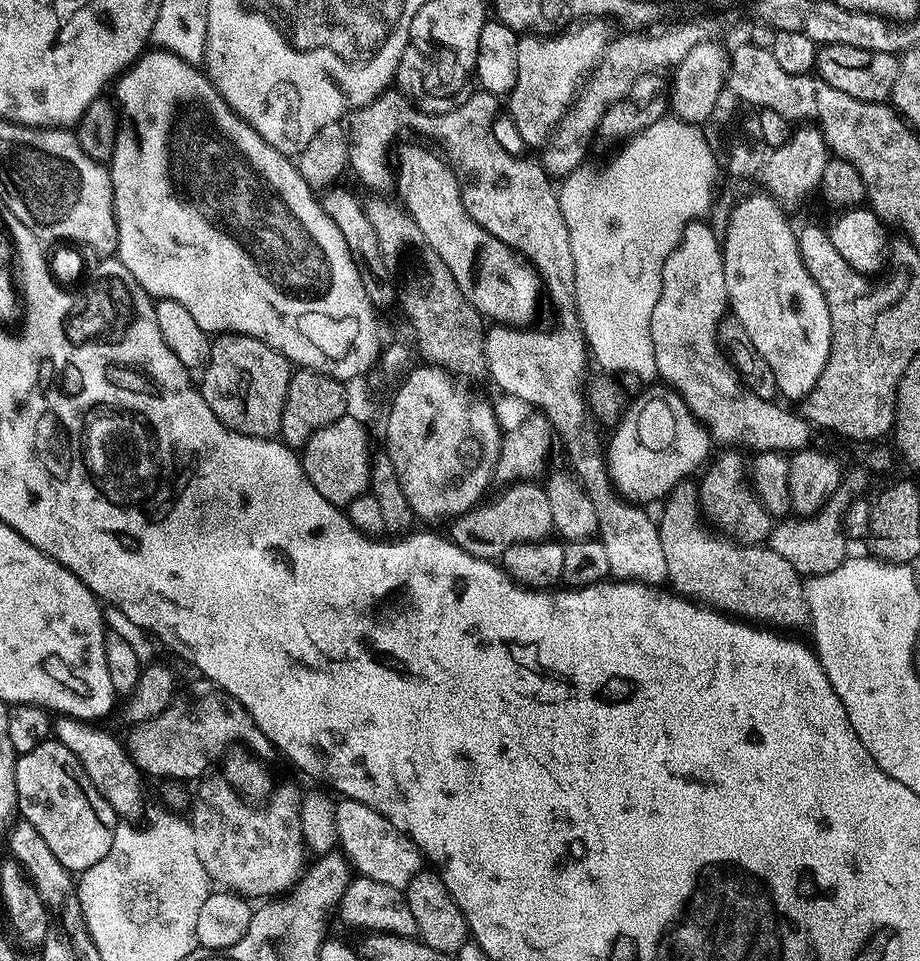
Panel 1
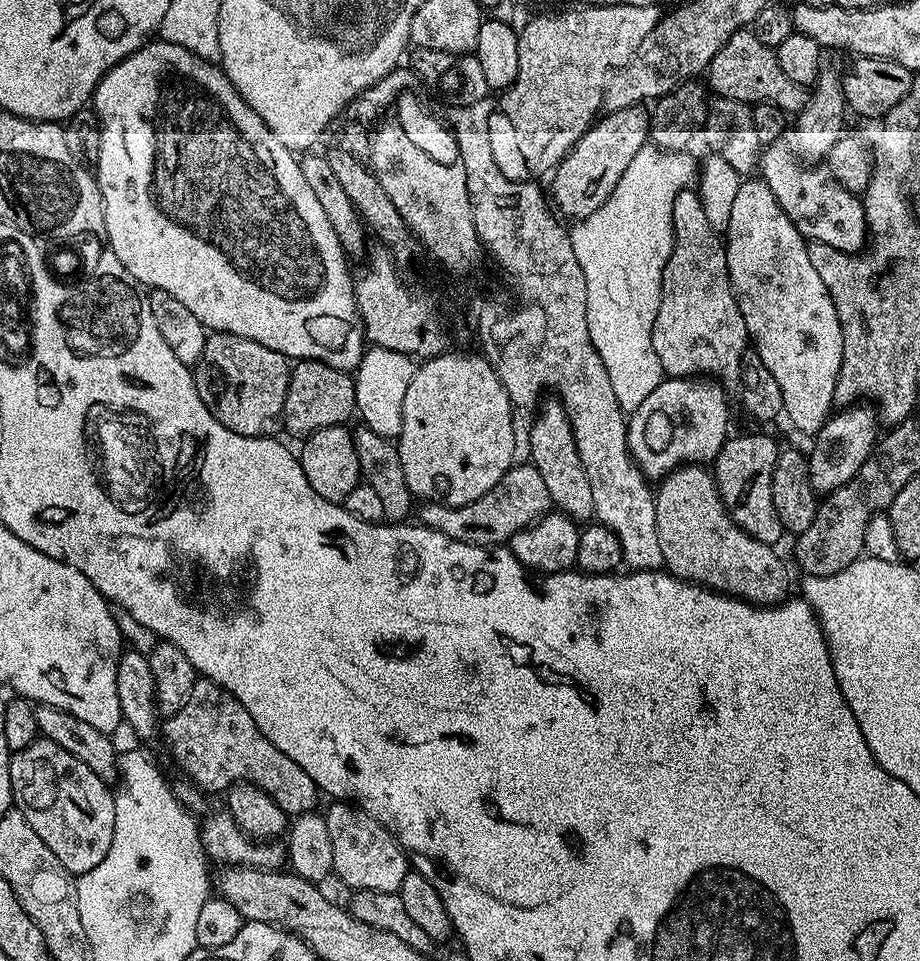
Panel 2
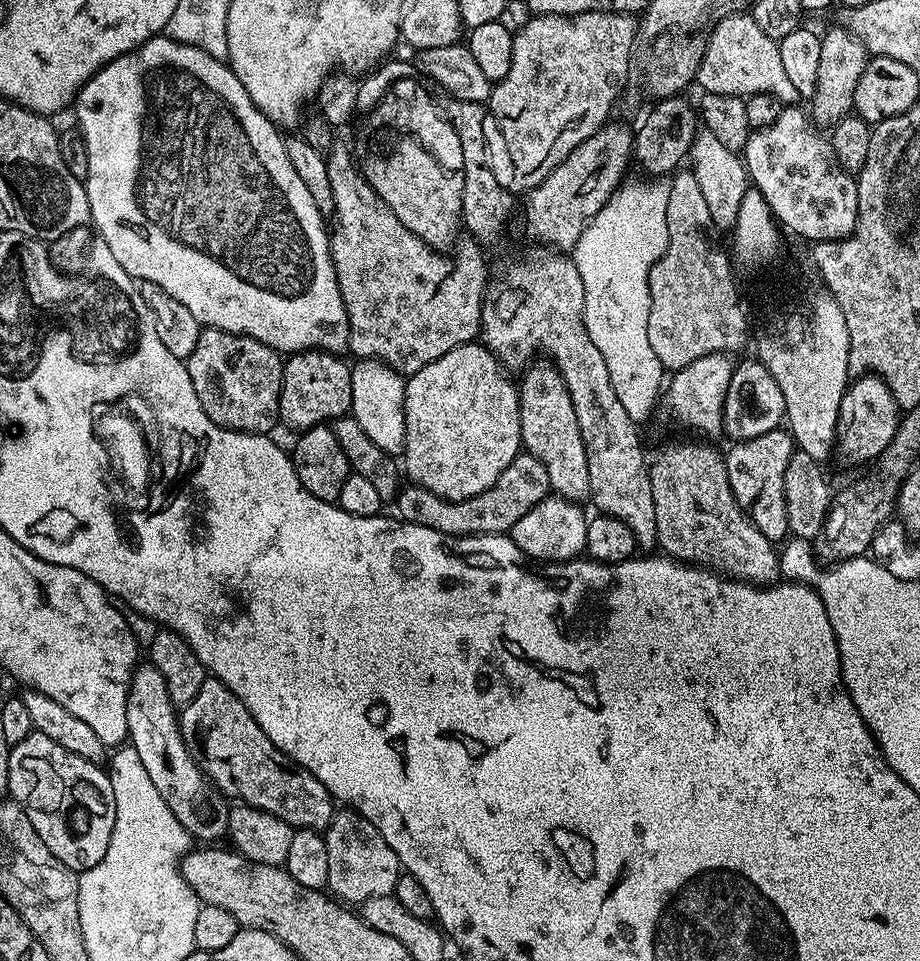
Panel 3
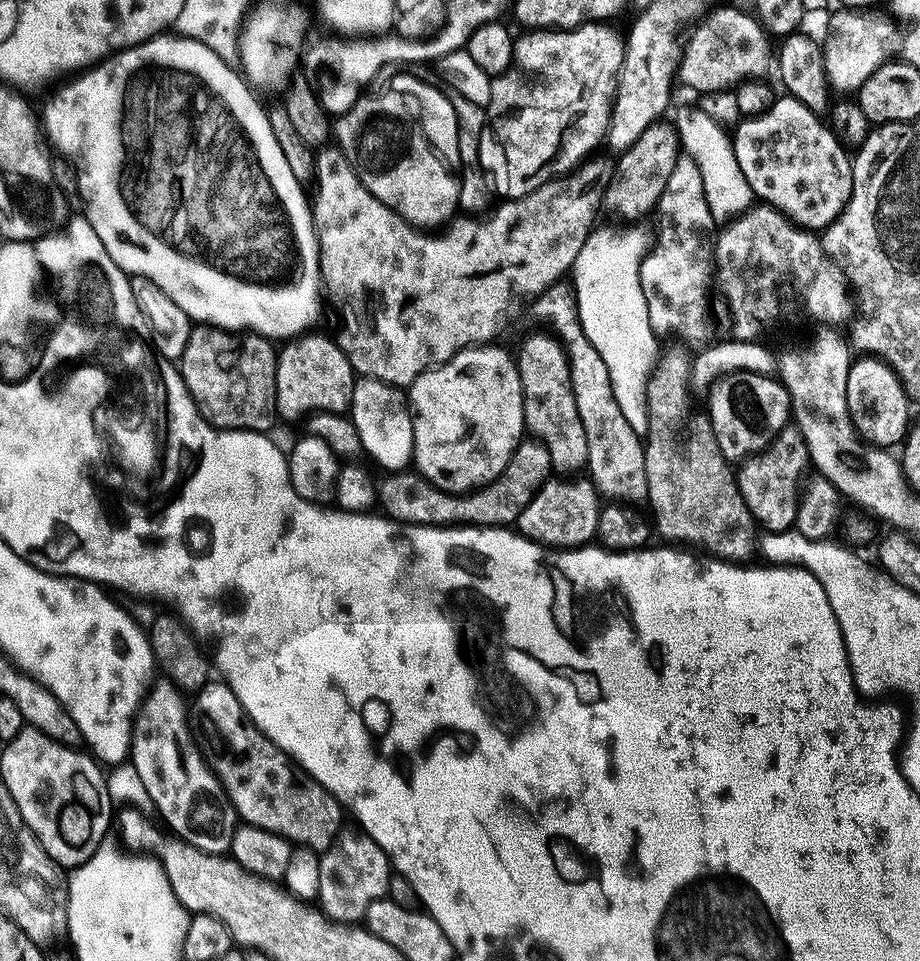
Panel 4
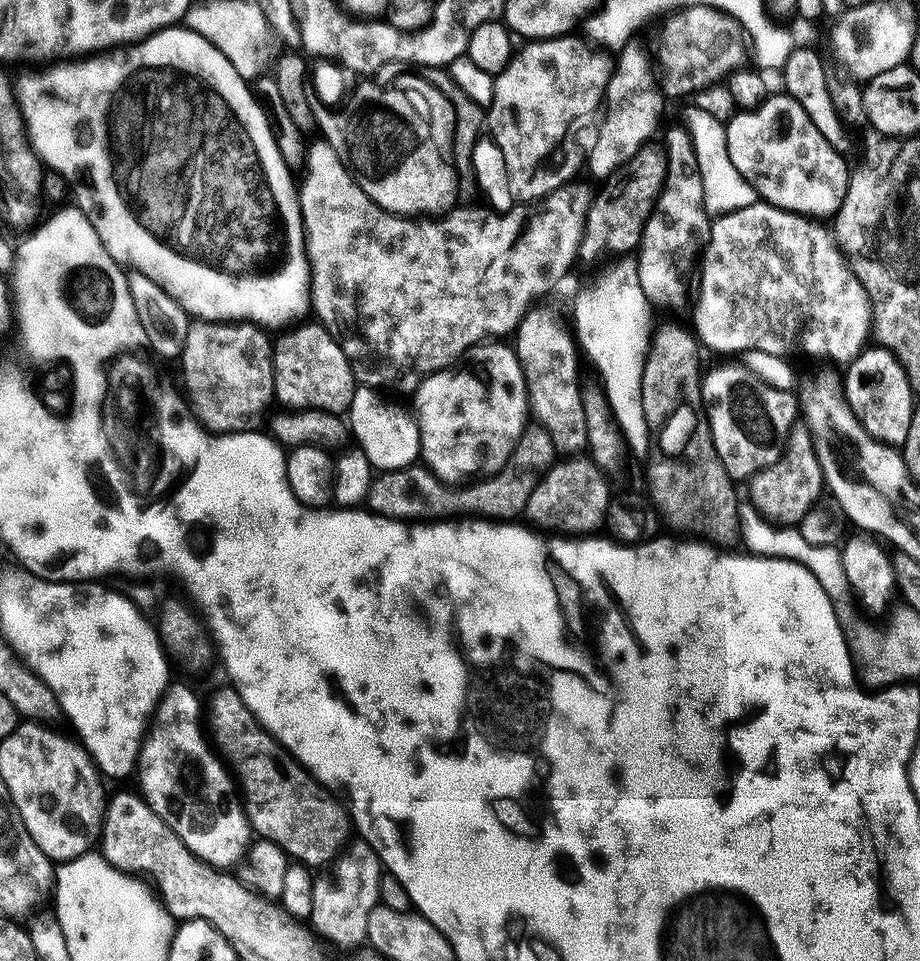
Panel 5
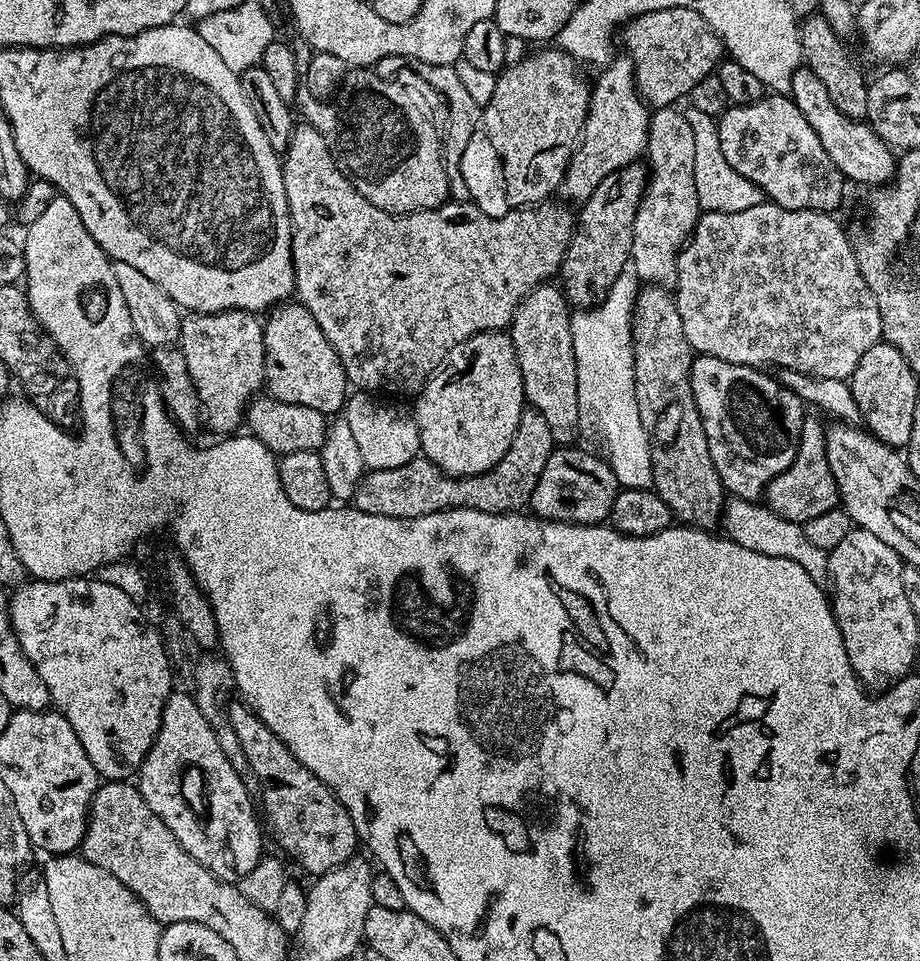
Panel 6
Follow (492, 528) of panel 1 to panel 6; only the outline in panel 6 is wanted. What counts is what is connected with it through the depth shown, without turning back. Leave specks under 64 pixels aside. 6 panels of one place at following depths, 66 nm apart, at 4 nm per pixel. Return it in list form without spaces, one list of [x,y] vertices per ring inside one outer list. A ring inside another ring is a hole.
[[[528,406],[520,416],[520,425],[506,454],[488,472],[457,478],[426,458],[417,458],[393,468],[374,468],[365,471],[361,478],[354,507],[358,512],[399,520],[448,512],[451,508],[469,508],[495,516],[516,514],[531,505],[534,486],[538,486],[553,450],[552,431],[546,424],[546,418],[542,418],[536,408]]]

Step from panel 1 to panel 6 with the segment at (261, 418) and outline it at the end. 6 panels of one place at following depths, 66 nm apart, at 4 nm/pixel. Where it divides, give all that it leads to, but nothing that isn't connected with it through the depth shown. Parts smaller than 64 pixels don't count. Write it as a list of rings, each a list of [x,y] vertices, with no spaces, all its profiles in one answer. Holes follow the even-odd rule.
[[[239,310],[188,314],[180,322],[178,348],[183,352],[186,368],[200,399],[203,419],[220,434],[232,434],[245,423],[249,404],[261,395],[264,378],[264,324],[259,315]]]

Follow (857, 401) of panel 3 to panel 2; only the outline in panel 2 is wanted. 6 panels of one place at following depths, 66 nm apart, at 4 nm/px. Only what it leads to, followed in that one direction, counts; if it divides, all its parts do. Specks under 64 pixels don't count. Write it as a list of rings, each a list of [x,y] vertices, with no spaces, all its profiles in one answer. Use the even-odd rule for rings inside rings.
[[[857,402],[851,406],[841,407],[839,411],[829,415],[819,432],[815,433],[816,445],[813,446],[812,452],[807,453],[808,477],[817,494],[832,492],[838,486],[854,479],[862,470],[862,462],[866,462],[878,439],[878,412],[875,407]]]

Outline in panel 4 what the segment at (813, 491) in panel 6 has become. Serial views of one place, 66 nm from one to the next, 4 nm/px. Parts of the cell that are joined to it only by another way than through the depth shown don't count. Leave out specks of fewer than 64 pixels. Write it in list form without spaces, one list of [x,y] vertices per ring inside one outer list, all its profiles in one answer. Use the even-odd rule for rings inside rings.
[[[789,426],[782,429],[764,451],[749,456],[739,465],[736,481],[740,493],[753,520],[765,533],[787,532],[795,525],[798,489],[805,475],[804,467],[807,469],[809,464],[808,447],[802,434],[796,427]]]

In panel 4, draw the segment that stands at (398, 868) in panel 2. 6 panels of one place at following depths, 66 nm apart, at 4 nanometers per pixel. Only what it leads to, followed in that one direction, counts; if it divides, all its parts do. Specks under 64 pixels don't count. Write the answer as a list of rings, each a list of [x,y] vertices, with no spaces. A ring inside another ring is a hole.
[[[363,830],[355,831],[341,831],[328,851],[320,856],[321,886],[318,904],[324,907],[325,914],[332,919],[329,921],[339,922],[344,926],[363,921],[370,902],[388,896],[388,883],[394,875],[388,853],[382,850],[382,846]]]

